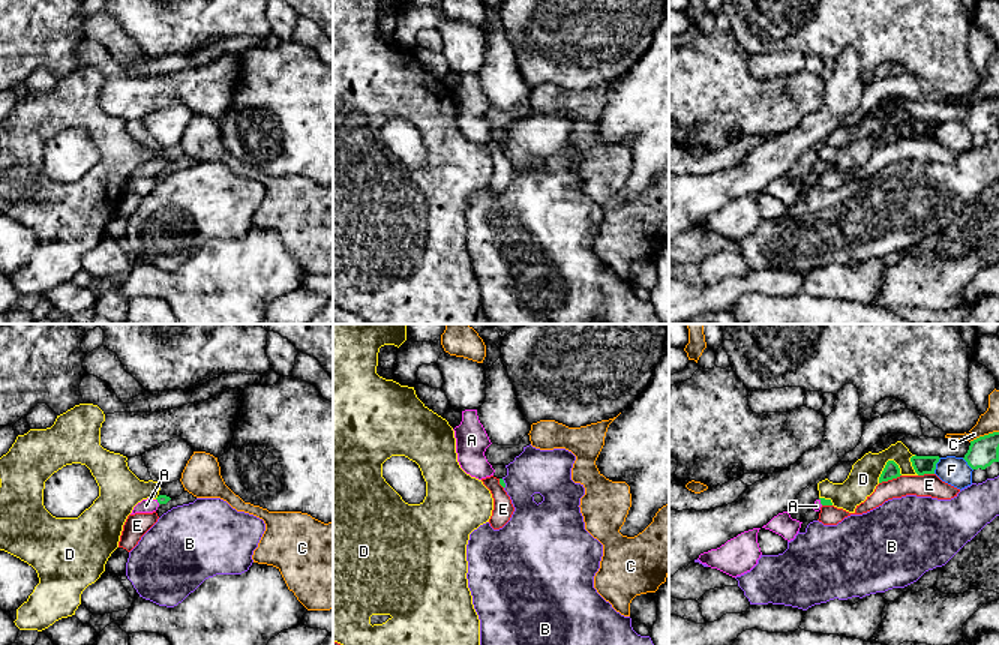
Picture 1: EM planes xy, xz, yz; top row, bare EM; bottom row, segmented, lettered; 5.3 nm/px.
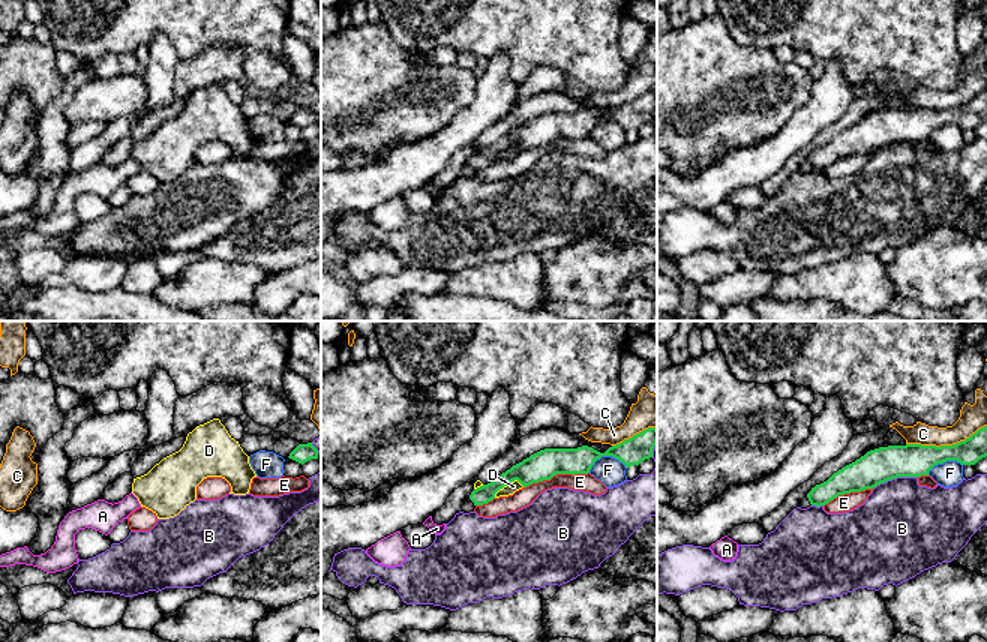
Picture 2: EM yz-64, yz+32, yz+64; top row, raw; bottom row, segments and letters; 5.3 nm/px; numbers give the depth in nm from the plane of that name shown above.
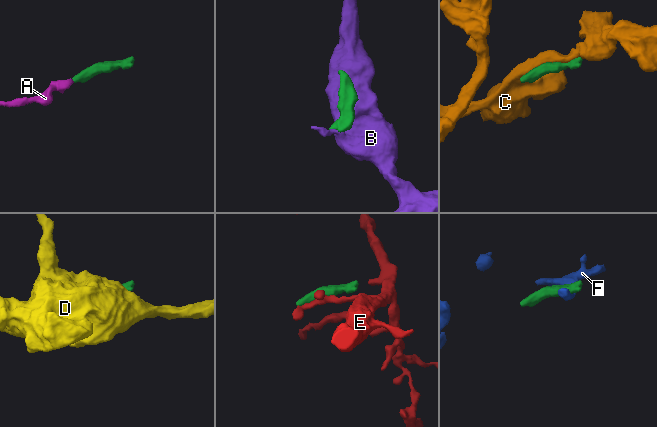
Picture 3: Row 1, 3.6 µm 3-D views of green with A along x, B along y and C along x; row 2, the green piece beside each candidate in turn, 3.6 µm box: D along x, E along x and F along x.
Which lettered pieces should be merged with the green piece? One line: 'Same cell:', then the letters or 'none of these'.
Same cell: A

